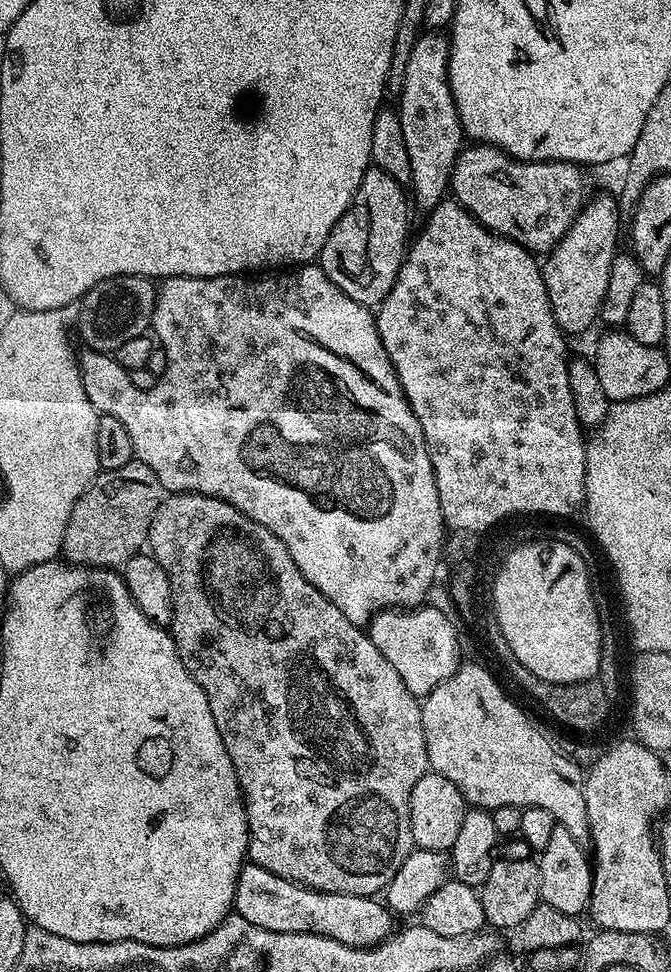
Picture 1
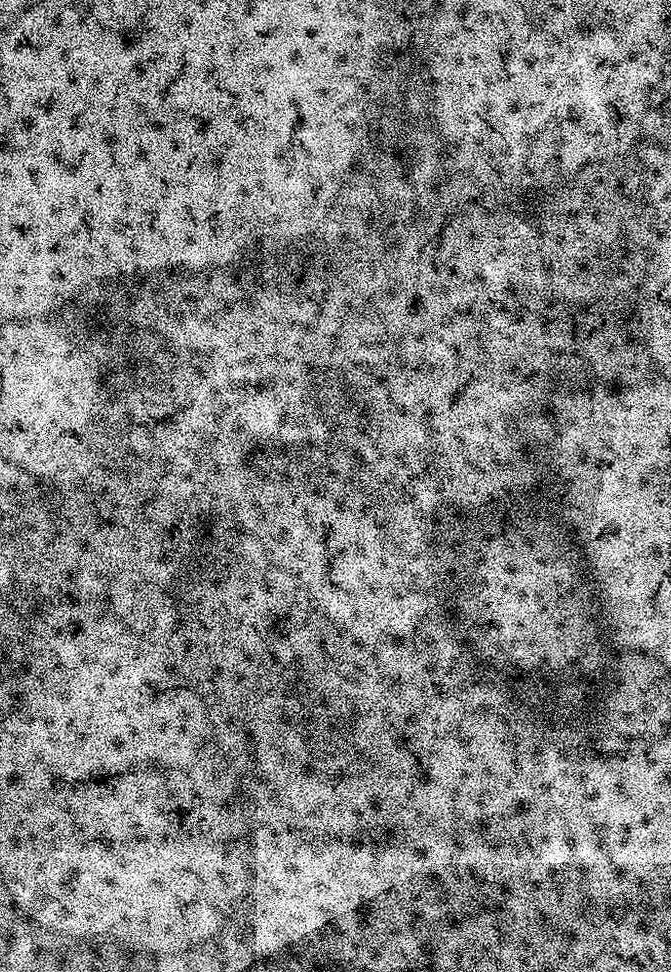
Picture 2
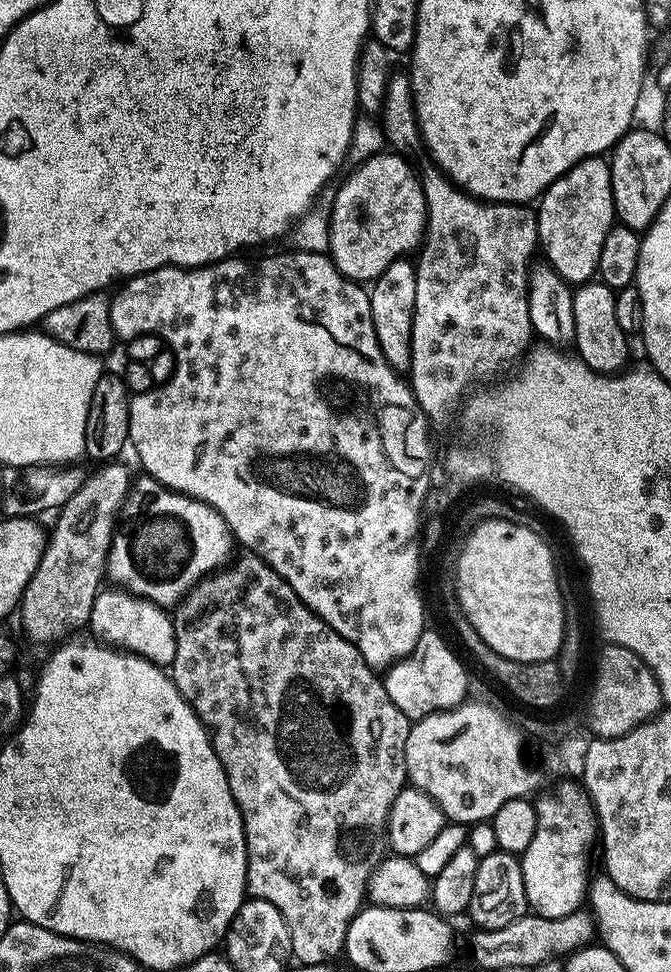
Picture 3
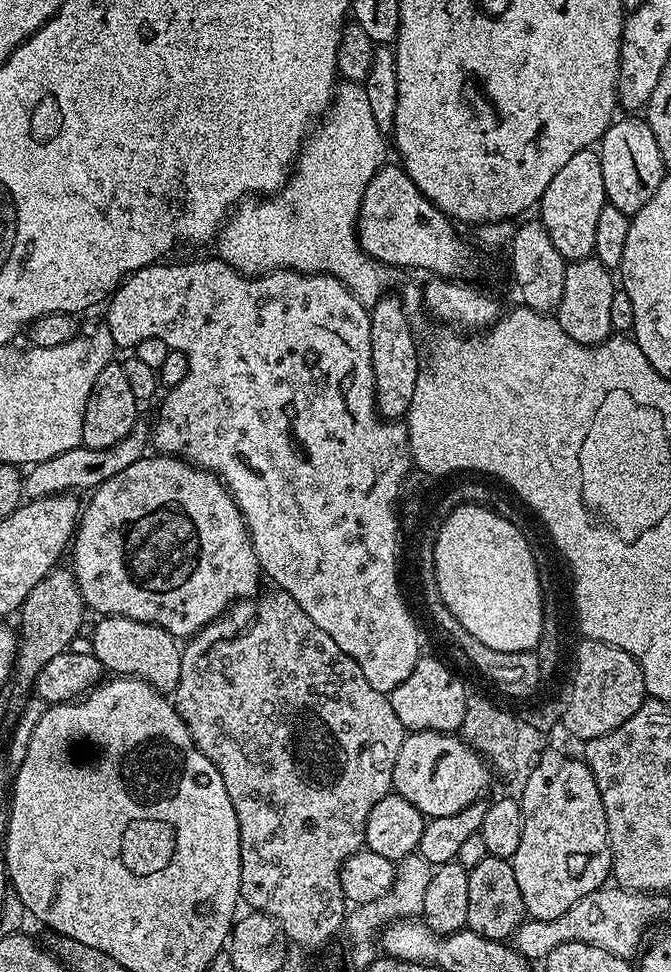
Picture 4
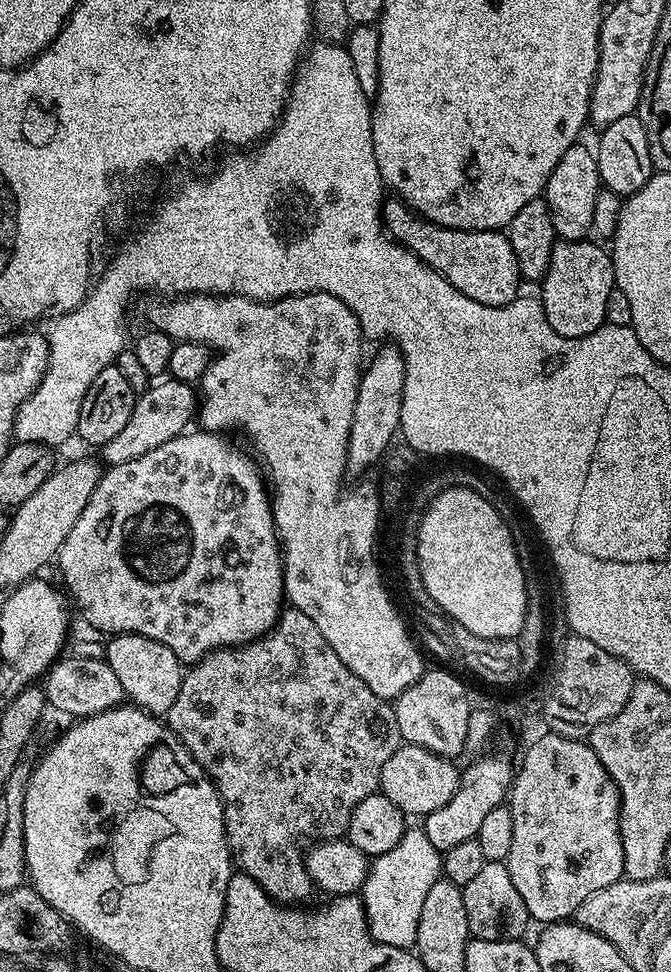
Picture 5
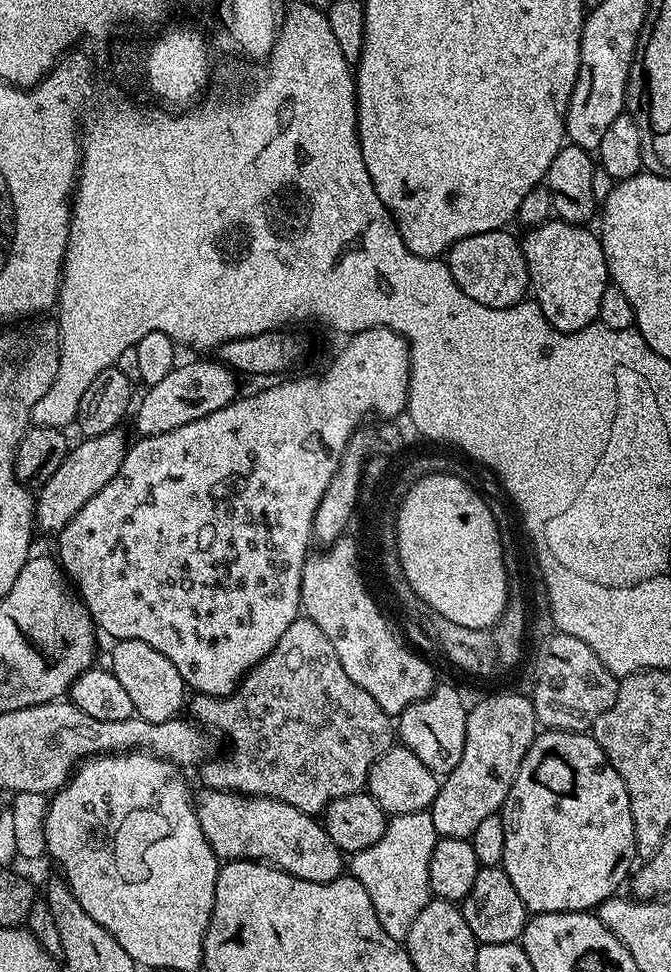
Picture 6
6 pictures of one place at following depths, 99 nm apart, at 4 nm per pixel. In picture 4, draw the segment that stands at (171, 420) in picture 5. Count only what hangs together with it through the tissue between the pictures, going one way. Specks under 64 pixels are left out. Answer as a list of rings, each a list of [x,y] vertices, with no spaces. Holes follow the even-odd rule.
[[[137,426],[132,429],[130,434],[126,434],[126,438],[122,438],[122,442],[114,442],[114,446],[109,448],[94,450],[81,446],[74,450],[66,450],[54,458],[31,465],[23,473],[23,495],[28,500],[37,500],[43,496],[53,496],[59,492],[75,493],[80,490],[76,488],[95,490],[102,482],[114,478],[114,474],[118,474],[118,470],[126,470],[126,466],[138,462],[141,456],[145,455],[149,444],[149,429]]]

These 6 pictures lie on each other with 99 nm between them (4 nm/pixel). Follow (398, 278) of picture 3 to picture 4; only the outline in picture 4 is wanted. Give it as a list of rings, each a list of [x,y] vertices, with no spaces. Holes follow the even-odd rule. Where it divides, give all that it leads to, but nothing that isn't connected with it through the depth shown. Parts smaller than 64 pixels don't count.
[[[393,294],[380,297],[370,308],[370,358],[374,366],[376,410],[386,420],[403,421],[414,398],[414,386],[418,386],[418,374],[422,367],[422,352],[416,349],[416,336],[408,321],[404,304]]]

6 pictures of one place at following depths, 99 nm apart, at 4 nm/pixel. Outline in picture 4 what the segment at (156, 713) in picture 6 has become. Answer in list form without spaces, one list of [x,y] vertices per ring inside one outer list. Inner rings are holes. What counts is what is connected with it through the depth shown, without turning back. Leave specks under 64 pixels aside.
[[[100,616],[97,621],[92,628],[90,651],[105,670],[116,676],[133,676],[135,680],[145,680],[150,687],[165,694],[175,693],[178,674],[182,674],[182,648],[177,637],[162,630],[162,626],[138,622],[134,618]]]

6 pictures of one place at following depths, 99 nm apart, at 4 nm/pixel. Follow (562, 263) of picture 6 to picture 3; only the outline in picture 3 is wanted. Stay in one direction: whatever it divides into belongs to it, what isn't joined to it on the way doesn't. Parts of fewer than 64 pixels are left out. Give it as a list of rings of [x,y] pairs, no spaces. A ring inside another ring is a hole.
[[[593,278],[573,291],[572,301],[574,302],[574,334],[576,335],[575,355],[596,372],[619,373],[629,363],[627,362],[629,337],[622,330],[622,326],[618,326],[616,292],[610,286],[601,284],[599,279]]]

